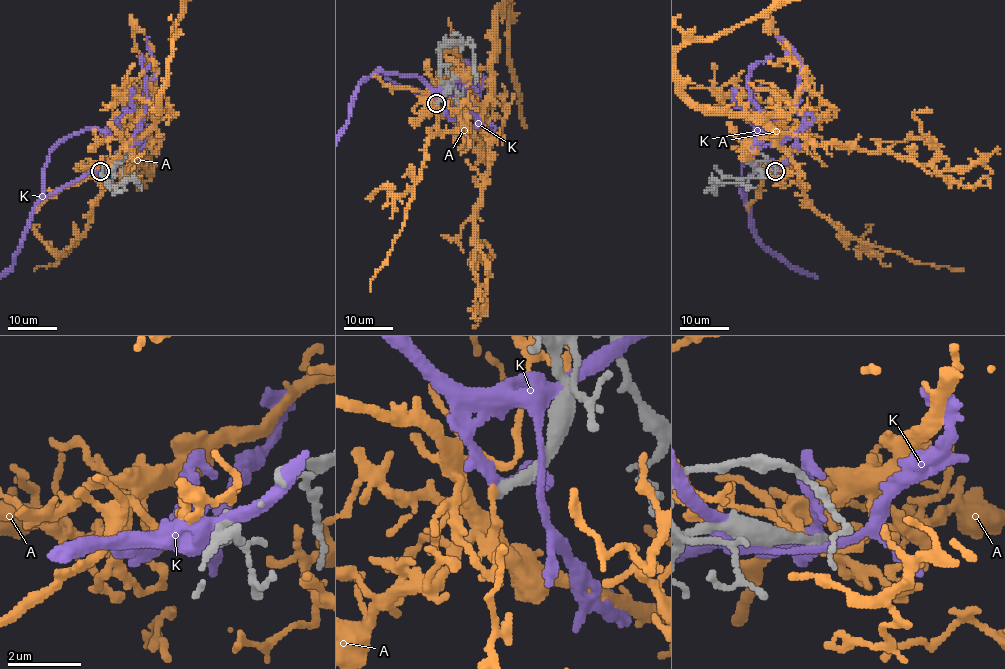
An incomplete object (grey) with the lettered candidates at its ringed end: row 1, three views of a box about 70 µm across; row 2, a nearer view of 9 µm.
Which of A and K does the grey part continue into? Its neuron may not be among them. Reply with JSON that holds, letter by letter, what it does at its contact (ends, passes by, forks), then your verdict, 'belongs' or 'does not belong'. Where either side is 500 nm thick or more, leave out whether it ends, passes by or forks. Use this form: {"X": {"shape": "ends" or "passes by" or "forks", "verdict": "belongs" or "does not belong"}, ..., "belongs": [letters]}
{"A": {"shape": "ends", "verdict": "does not belong"}, "K": {"shape": "passes by", "verdict": "does not belong"}, "belongs": []}

